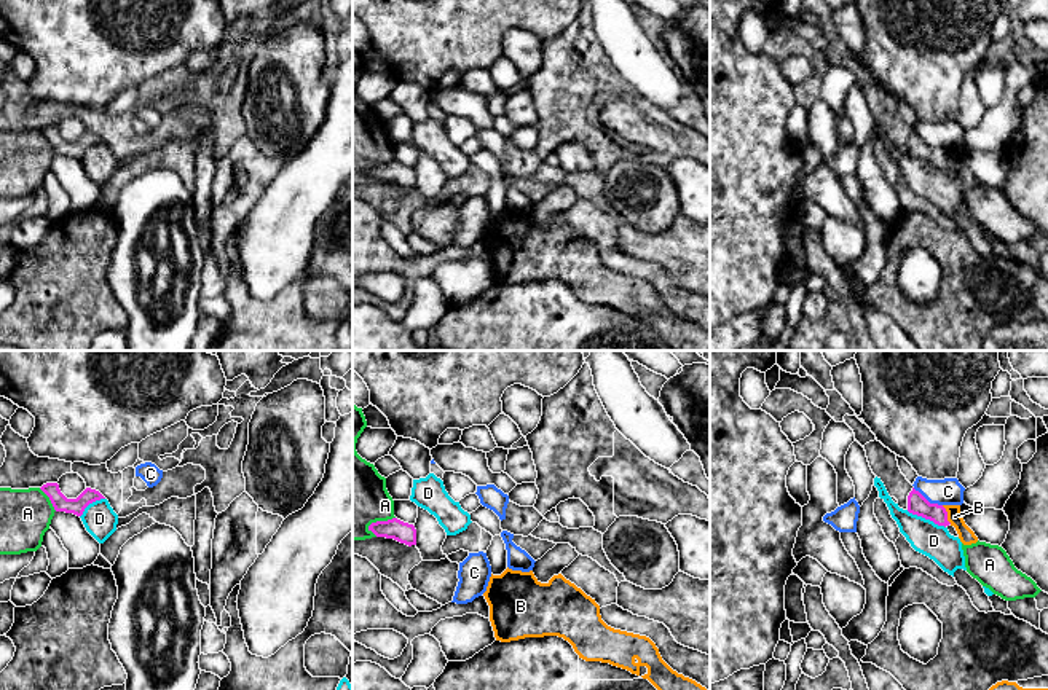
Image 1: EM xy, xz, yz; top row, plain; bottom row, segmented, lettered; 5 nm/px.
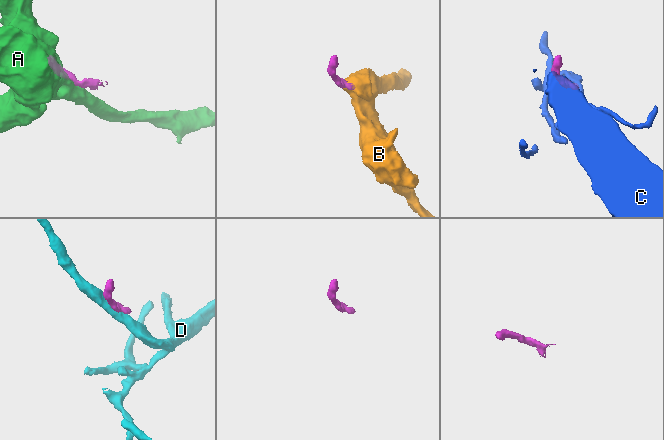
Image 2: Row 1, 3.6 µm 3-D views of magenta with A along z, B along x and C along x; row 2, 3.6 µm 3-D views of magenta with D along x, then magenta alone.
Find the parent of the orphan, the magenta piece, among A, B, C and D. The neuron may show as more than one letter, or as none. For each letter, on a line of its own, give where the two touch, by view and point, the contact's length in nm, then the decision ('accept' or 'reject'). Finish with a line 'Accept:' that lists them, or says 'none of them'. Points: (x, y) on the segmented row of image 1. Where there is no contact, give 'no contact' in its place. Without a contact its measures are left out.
A: meets magenta in xz at (380, 521); contact 160 nm long; reject
B: meets magenta in yz at (946, 515); contact 110 nm long; accept
C: meets magenta in yz at (925, 499); contact 180 nm long; reject
D: meets magenta in yz at (925, 518); contact 220 nm long; reject
Accept: B

